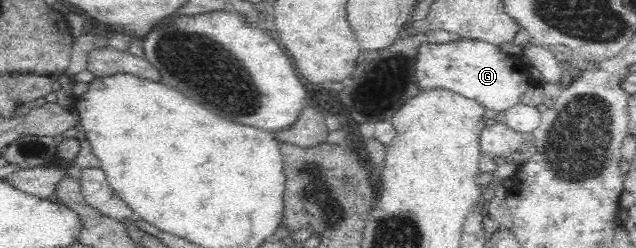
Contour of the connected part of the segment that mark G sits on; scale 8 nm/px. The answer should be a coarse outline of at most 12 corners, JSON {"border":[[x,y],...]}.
{"border":[[469,38],[421,45],[422,90],[496,112],[534,83],[517,51]]}

